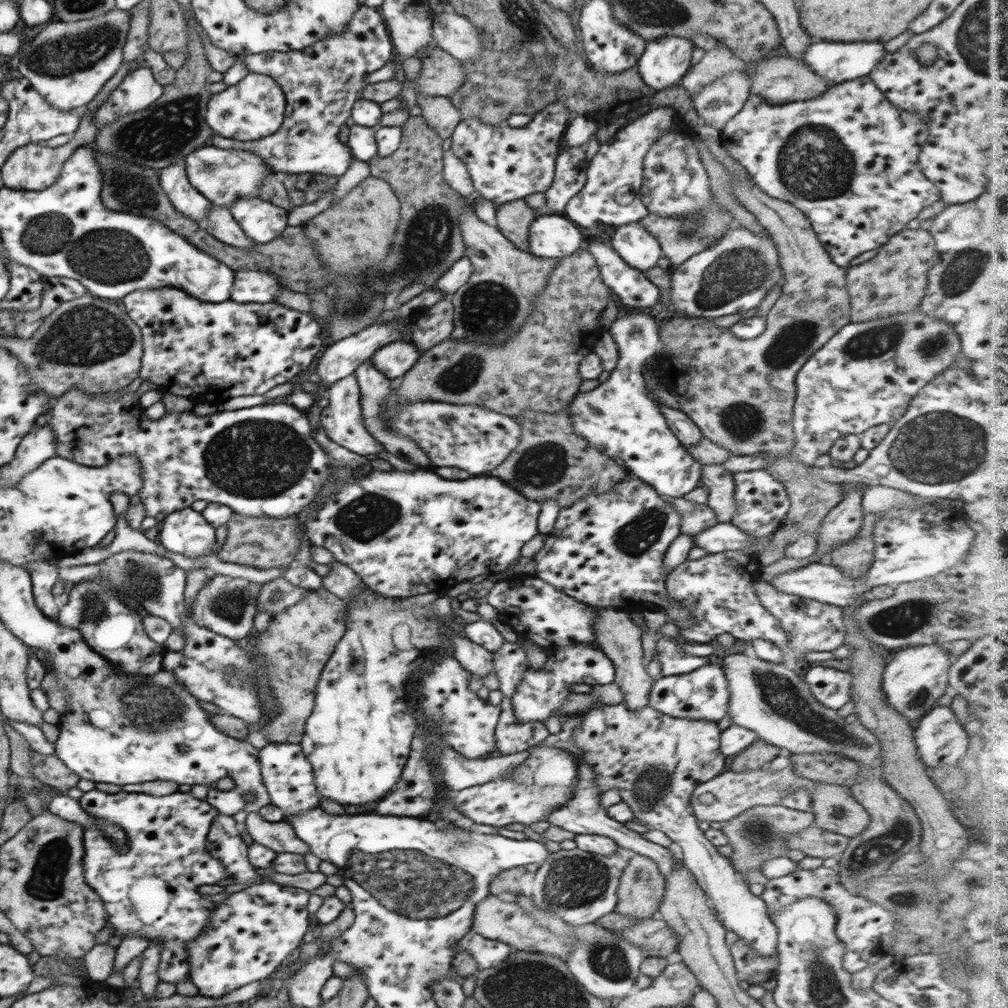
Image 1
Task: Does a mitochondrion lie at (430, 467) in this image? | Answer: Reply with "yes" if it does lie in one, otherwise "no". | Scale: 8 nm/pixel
no

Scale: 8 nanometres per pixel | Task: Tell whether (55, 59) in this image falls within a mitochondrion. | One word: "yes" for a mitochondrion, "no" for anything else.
yes

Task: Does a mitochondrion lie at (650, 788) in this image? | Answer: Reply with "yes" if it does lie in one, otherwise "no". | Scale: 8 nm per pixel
yes

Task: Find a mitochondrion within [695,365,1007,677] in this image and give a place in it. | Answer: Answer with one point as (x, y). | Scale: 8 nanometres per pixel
(934, 448)

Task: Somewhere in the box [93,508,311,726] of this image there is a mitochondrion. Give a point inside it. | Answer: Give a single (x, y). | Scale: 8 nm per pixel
(142, 580)

